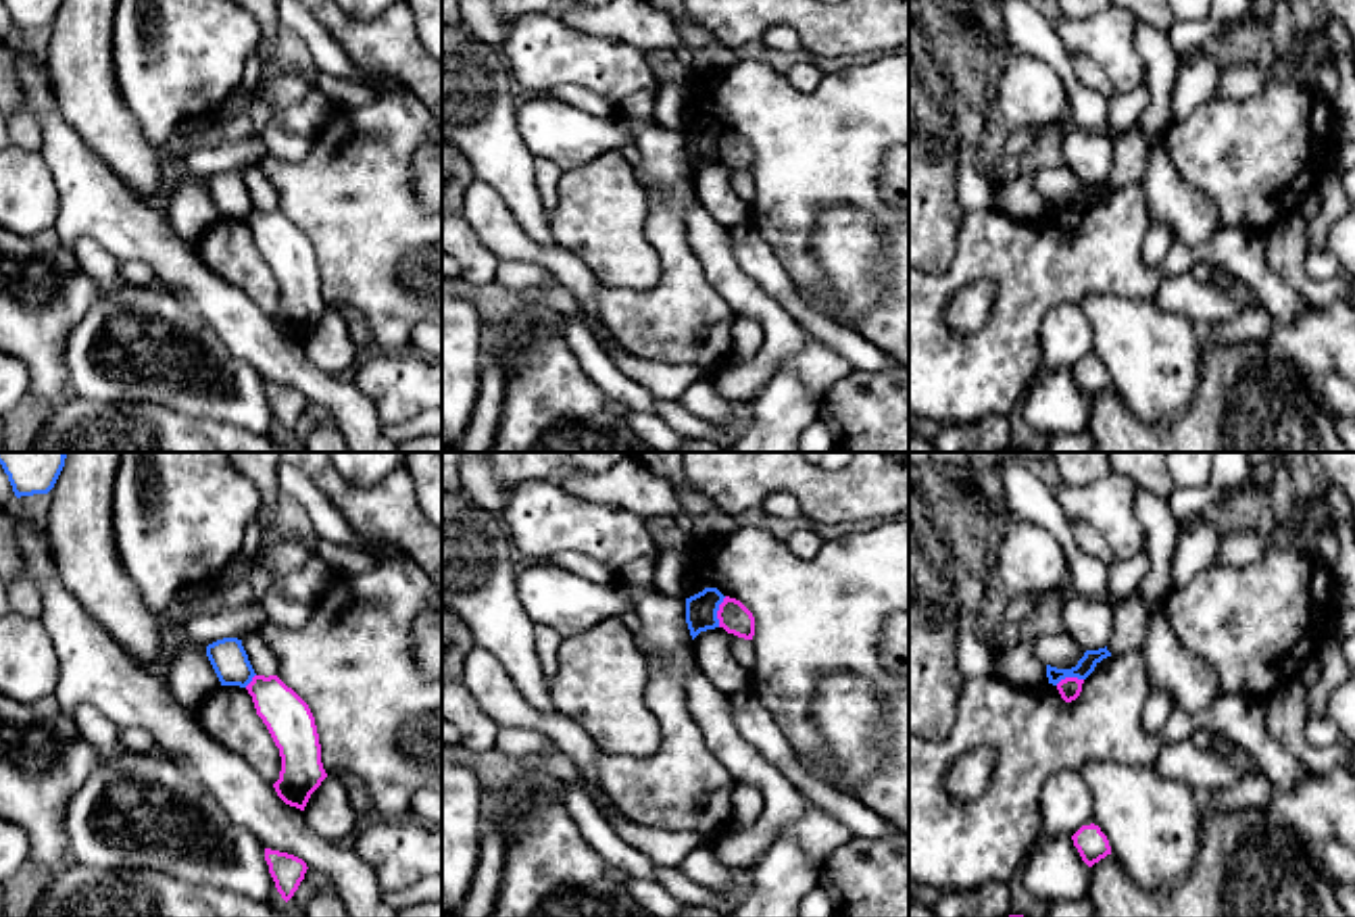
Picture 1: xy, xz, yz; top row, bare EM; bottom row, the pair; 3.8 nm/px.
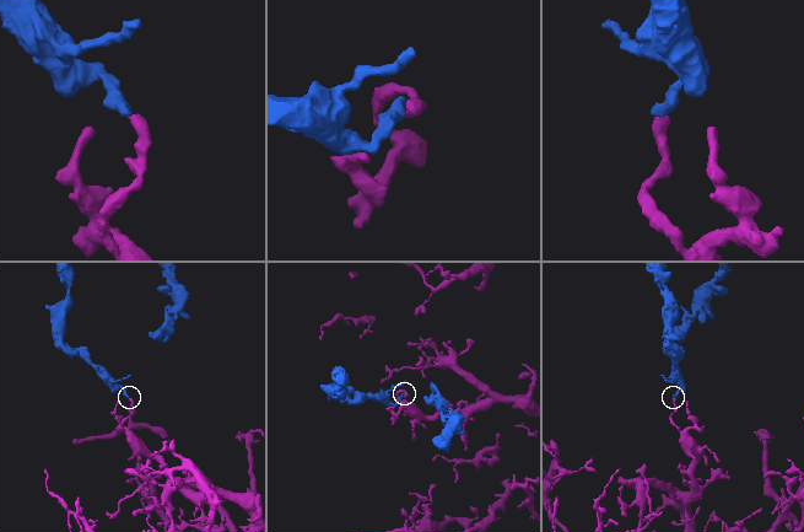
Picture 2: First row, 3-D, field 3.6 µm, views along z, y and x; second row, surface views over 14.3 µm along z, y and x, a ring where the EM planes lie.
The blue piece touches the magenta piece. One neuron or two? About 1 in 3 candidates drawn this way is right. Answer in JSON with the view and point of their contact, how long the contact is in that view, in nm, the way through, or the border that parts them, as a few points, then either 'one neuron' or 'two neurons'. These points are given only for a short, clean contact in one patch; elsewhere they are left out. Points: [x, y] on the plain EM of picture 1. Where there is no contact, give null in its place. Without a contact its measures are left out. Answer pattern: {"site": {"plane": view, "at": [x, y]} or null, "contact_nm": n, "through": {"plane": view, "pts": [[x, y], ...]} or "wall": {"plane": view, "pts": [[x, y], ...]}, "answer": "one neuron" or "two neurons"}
{"site": {"plane": "xz", "at": [718, 142]}, "contact_nm": 120, "wall": {"plane": "xz", "pts": [[726, 130], [718, 144], [718, 159]]}, "answer": "two neurons"}

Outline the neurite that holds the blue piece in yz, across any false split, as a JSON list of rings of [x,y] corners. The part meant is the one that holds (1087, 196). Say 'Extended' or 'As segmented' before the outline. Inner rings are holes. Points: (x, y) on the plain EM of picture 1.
As segmented. [[[1105,179],[1099,183],[1086,183],[1078,198],[1071,202],[1057,202],[1046,198],[1049,217],[1057,219],[1065,210],[1086,213],[1094,204],[1094,200],[1107,190],[1111,190],[1111,185]]]

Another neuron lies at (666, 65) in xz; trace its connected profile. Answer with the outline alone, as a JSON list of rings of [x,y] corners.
[[[646,50],[642,56],[650,63],[659,81],[684,81],[690,79],[686,67],[678,60],[673,50]]]

